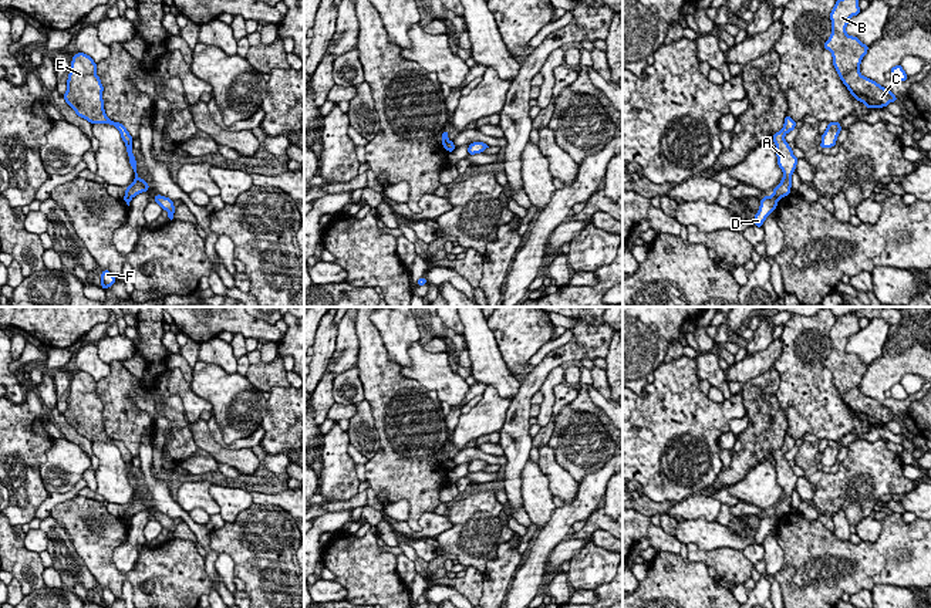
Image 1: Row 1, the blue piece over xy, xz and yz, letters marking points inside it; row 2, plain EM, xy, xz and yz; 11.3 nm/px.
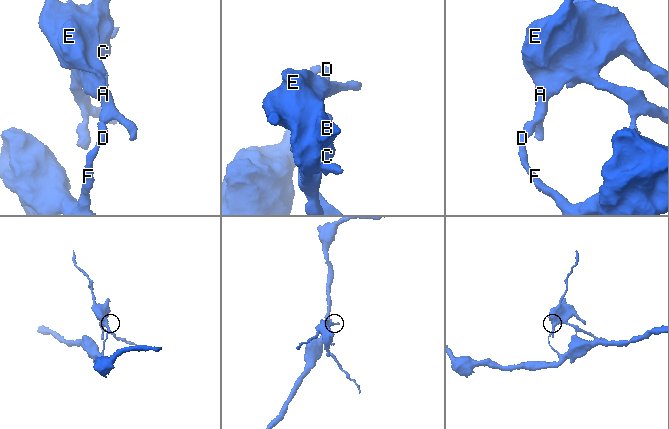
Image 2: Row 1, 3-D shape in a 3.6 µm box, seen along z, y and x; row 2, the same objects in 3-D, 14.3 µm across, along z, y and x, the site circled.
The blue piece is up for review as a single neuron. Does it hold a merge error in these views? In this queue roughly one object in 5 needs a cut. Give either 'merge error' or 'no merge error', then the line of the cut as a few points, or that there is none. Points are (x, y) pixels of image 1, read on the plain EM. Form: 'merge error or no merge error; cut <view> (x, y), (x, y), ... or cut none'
merge error; cut yz (773, 512), (779, 517)

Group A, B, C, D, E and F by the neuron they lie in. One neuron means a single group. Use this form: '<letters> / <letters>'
A B C E / D F

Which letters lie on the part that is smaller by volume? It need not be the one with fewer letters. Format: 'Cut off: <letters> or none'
Cut off: A, B, C, E

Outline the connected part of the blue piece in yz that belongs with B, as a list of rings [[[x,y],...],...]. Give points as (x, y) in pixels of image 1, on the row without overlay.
[[[856,313],[839,317],[830,331],[833,348],[823,365],[832,371],[833,384],[850,412],[866,426],[883,426],[897,419],[897,415],[860,392],[860,382],[868,364],[846,351],[850,337],[860,330]]]

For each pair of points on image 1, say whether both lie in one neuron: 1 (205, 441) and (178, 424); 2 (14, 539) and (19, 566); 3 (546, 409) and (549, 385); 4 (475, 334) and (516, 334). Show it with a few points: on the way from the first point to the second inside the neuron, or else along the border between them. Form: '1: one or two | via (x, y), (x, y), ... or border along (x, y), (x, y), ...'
1: two | border along (188, 424), (198, 448)
2: one | via (14, 546), (16, 558)
3: one | via (547, 404), (547, 391)
4: two | border along (486, 321), (506, 365)

